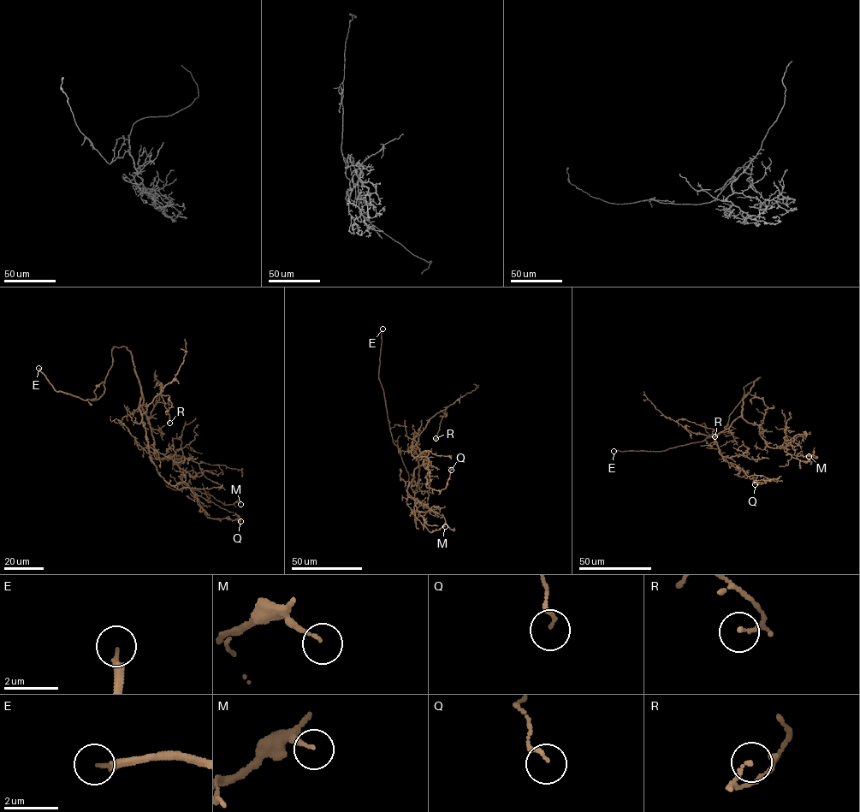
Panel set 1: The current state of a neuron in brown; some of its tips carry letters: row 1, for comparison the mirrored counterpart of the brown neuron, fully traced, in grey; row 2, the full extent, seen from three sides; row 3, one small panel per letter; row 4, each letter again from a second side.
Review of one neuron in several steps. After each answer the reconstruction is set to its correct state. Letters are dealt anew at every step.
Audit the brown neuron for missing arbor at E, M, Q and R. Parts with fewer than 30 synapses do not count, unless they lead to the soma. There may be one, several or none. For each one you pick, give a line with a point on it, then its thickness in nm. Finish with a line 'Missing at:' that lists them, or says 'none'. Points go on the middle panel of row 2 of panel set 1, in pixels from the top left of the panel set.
E: (382, 328) | 200 nm
Missing at: E

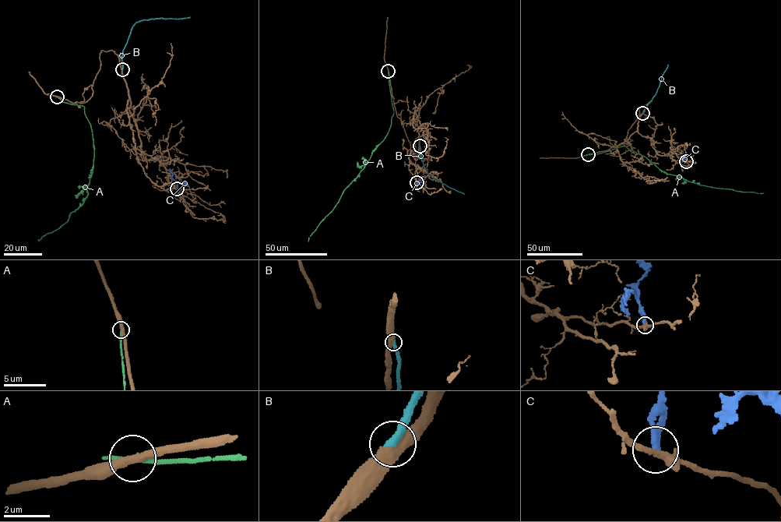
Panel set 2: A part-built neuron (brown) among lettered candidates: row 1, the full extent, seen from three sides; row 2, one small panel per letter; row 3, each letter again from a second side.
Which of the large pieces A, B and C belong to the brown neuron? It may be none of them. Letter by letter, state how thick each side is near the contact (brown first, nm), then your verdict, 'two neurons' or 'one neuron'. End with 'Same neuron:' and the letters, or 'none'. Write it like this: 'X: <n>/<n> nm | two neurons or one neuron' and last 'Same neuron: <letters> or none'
A: 320/240 nm | two neurons
B: 460/320 nm | one neuron
C: 320/360 nm | two neurons
Same neuron: B

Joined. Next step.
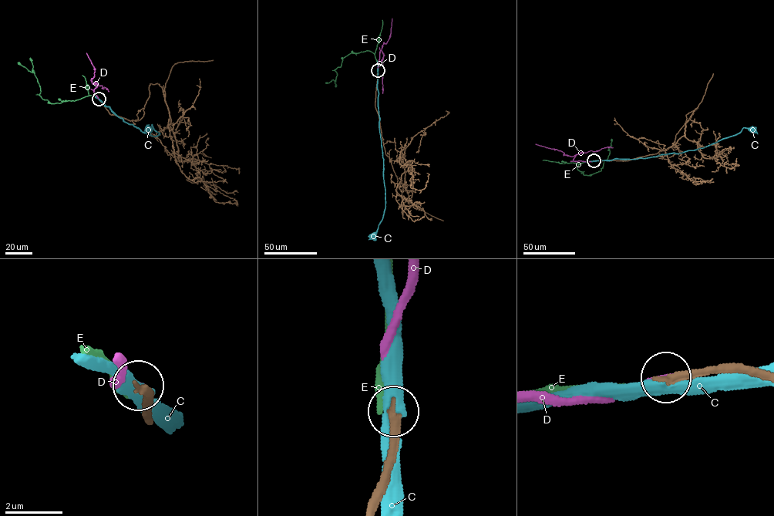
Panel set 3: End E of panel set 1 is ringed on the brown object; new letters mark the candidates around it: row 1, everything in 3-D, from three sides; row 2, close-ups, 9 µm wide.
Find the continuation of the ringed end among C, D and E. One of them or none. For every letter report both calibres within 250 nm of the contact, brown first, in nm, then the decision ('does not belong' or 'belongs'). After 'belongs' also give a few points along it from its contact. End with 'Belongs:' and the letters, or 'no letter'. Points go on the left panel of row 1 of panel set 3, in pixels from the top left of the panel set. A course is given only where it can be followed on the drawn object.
C: 320 nm thick on the brown side, 440 nm on the other; does not belong
D: 320 nm thick on the brown side, 320 nm on the other; belongs; it runs (99, 99), (93, 91), (97, 84), (91, 80), (95, 69), (86, 52)
E: 280 nm thick on the brown side, 320 nm on the other; does not belong
Belongs: D

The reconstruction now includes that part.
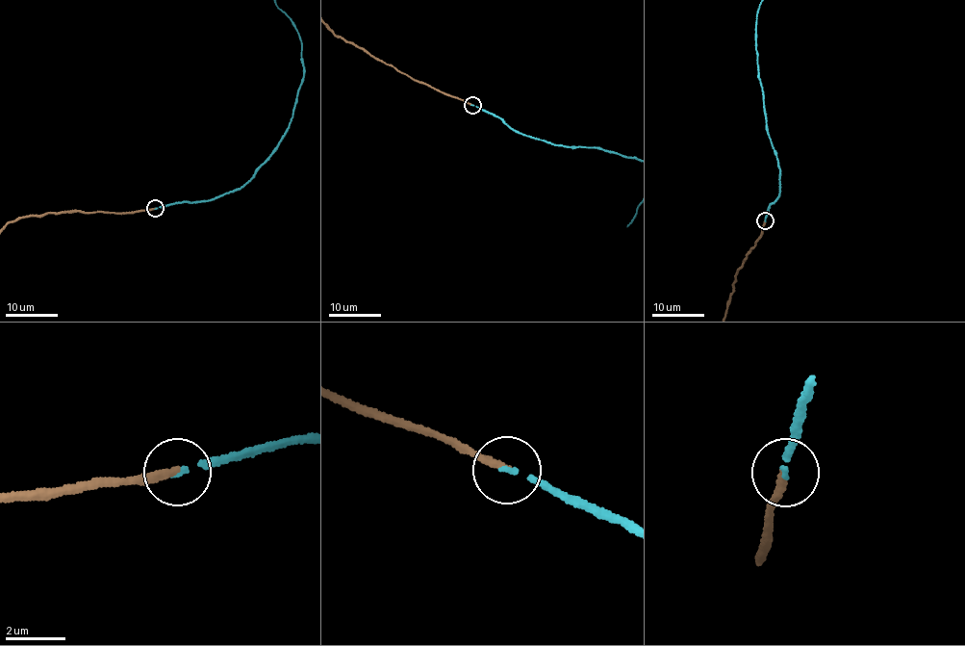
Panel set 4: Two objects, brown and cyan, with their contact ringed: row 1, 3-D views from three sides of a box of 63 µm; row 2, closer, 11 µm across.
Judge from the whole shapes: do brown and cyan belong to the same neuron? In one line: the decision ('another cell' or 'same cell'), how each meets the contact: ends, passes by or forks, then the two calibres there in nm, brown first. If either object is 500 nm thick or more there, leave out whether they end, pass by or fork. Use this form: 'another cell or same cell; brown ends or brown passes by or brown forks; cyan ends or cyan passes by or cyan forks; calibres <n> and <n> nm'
same cell; brown ends; cyan ends; calibres 240 and 140 nm

